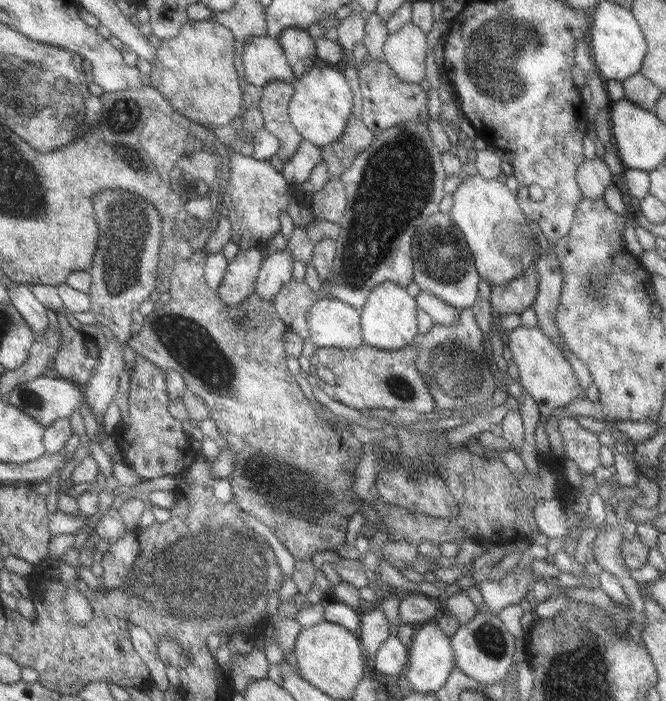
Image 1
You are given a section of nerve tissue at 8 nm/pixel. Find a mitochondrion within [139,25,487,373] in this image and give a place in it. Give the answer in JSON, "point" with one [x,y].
{"point":[396,184]}

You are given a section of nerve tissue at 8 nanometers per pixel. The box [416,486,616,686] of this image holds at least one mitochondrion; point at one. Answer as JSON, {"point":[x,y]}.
{"point":[490,639]}

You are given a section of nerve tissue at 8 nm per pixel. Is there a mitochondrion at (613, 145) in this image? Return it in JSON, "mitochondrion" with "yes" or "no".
{"mitochondrion":"no"}

